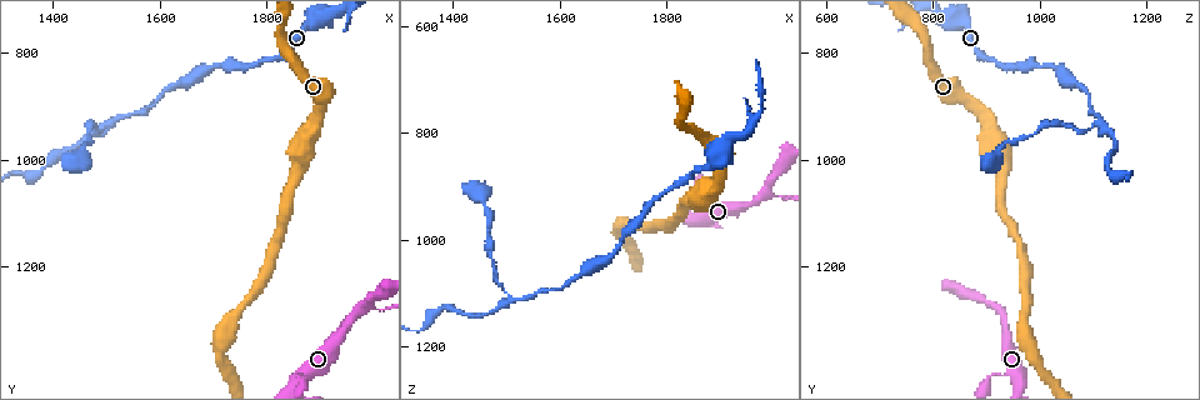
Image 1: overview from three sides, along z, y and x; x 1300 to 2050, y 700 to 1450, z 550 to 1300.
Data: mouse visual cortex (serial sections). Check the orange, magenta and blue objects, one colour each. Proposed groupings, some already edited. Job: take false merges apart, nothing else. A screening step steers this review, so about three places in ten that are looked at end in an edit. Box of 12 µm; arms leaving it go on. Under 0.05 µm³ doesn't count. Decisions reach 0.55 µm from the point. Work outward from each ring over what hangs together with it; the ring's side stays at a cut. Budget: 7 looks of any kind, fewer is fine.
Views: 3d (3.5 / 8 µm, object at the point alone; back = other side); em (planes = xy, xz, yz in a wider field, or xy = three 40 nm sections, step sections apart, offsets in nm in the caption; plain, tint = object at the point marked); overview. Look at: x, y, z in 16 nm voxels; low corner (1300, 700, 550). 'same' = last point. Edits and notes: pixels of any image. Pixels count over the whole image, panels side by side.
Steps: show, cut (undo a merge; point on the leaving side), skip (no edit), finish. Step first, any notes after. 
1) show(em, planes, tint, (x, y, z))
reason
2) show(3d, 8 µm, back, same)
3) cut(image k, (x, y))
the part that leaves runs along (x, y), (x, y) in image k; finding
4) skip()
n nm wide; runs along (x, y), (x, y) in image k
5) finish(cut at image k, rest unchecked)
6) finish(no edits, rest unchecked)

show(3d, 3.5 µm, (1985, 1275, 910))
narrows sharply

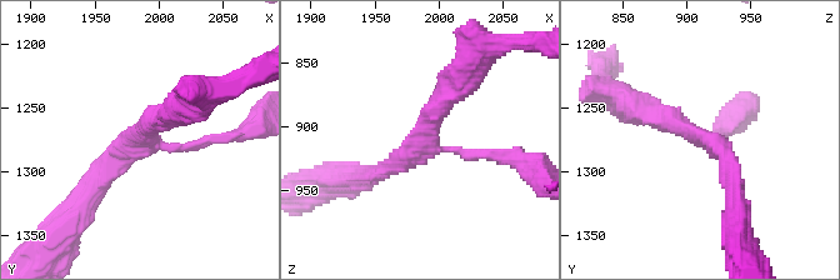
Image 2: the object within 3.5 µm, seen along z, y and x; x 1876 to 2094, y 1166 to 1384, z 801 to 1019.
show(em, xy, step 3, tint, (1982, 1274, 918))
3 arms; arms of 150, 250, 300 nm

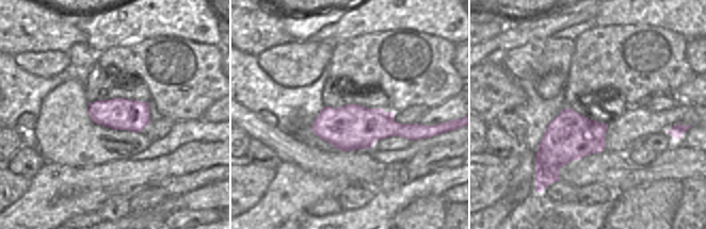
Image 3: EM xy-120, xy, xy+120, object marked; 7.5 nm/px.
skip()
runs along (366, 176), (420, 144), (455, 86) in image 2; one cell here

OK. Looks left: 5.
show(3d, 3.5 µm, back, (1510, 935, 1115))
three-way junction

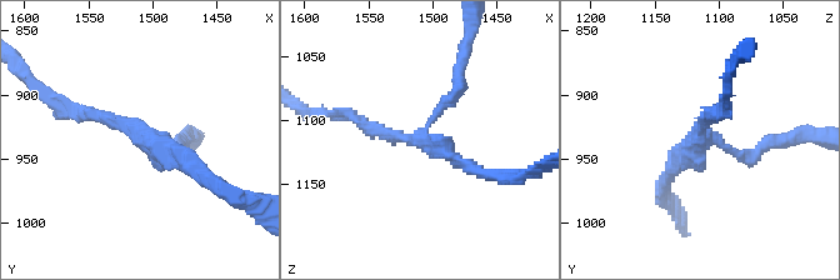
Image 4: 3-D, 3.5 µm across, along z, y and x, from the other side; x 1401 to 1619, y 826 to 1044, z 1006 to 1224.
skip()
arms of 150, 200, 200 nm; runs along (349, 115), (421, 138), (456, 74) in image 4; continuous, no second cell

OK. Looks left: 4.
show(em, xy, step 2, tint, (1345, 1025, 1160))
sharp bend

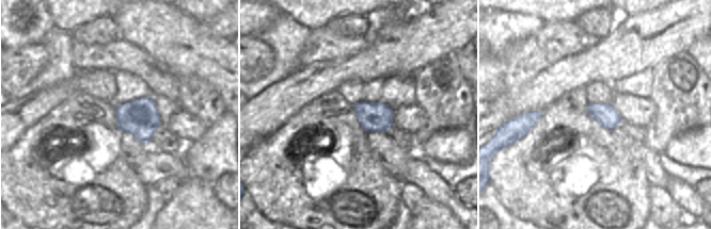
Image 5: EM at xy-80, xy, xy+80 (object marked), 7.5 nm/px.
show(3d, 3.5 µm, same)

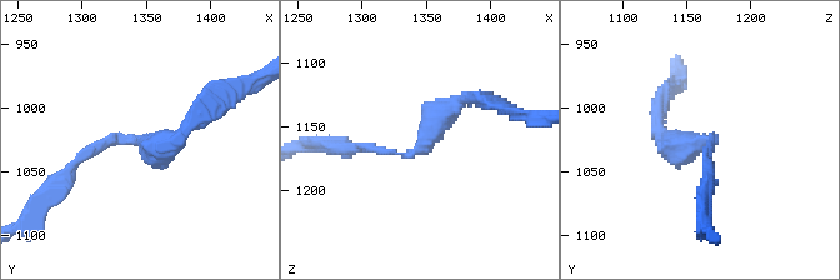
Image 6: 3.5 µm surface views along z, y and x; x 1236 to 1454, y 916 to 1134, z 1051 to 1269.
skip()
220 nm wide; runs along (479, 100), (440, 115), (410, 154), (364, 150) in image 6; continuous, no second cell

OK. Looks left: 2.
finish(no edits, rest unchecked)

